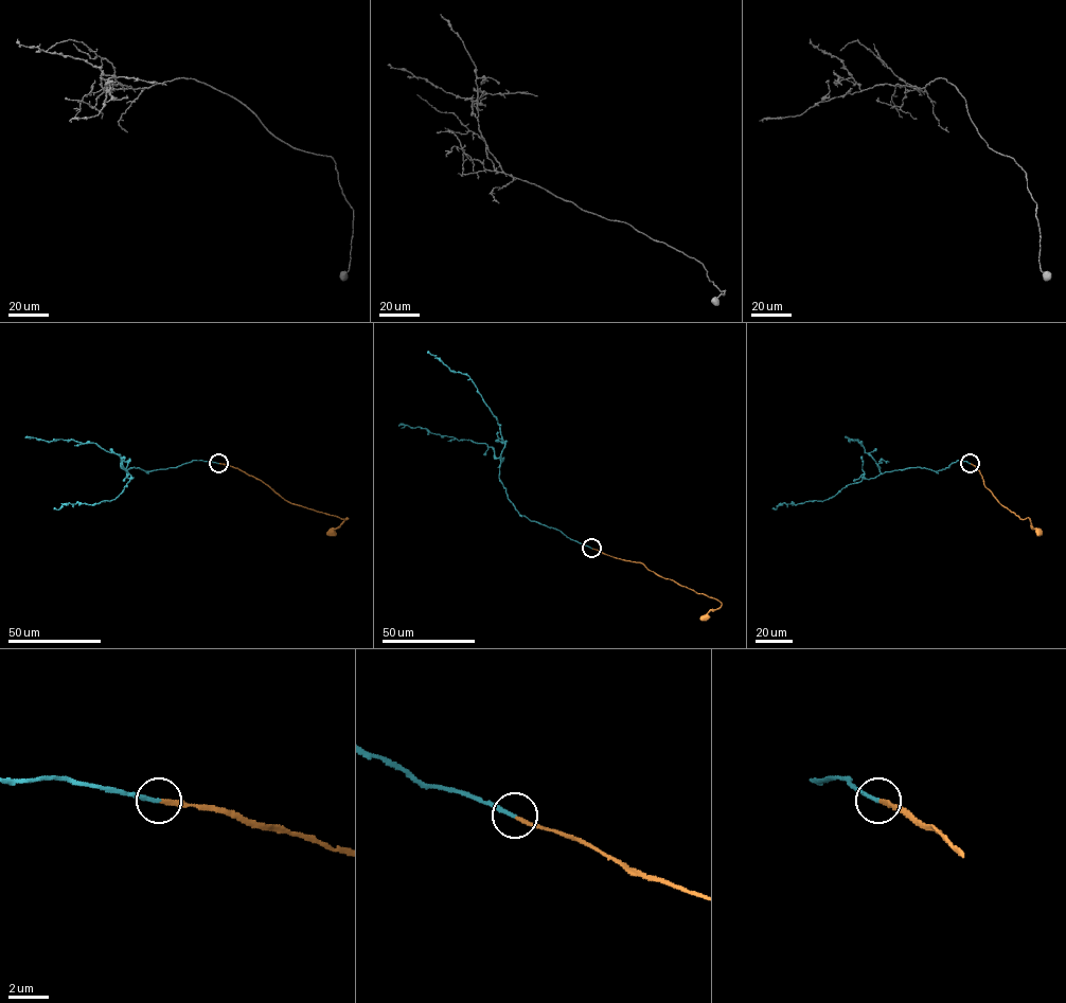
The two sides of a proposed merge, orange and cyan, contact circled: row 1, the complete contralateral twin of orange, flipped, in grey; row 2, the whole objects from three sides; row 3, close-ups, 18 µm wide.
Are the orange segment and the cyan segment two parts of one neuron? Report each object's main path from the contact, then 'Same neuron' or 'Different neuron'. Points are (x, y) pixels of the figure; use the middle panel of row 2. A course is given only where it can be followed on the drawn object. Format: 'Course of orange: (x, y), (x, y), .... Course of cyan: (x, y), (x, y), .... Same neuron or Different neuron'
Course of orange: (592, 548), (625, 560), (640, 561), (658, 575), (717, 599), (721, 607), (711, 609), (705, 618). Course of cyan: (592, 548), (519, 513), (499, 479), (500, 457), (504, 443), (497, 418), (467, 375), (452, 372), (427, 352). Same neuron

